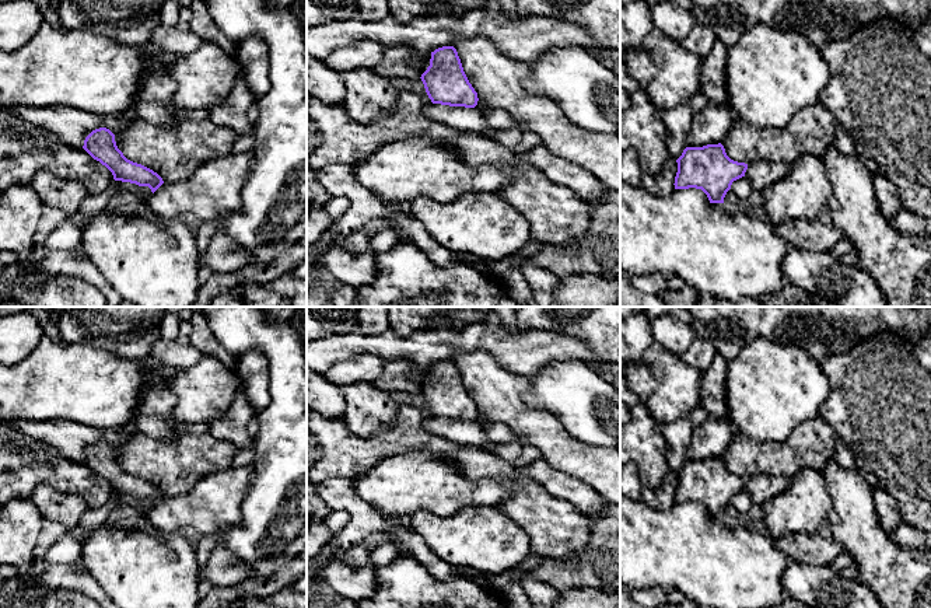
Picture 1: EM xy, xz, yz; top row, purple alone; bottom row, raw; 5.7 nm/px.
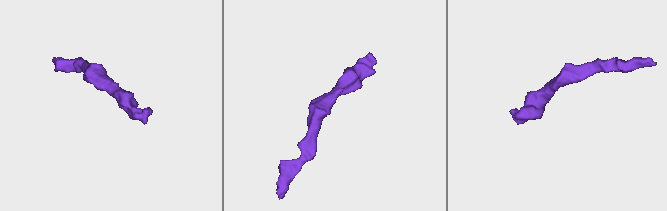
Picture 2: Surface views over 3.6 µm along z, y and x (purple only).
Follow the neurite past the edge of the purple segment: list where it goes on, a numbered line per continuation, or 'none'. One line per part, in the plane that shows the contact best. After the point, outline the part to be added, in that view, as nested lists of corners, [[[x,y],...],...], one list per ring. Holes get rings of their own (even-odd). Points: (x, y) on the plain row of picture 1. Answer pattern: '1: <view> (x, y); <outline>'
none

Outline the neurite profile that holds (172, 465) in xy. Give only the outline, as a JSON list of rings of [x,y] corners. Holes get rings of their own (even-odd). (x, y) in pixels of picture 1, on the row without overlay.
[[[132,429],[129,440],[115,448],[116,460],[127,474],[153,483],[165,497],[183,496],[200,478],[231,468],[237,452],[234,444],[216,438],[210,433],[162,440],[153,438],[137,429]]]

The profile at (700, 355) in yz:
[[[697,338],[689,346],[689,349],[680,354],[680,359],[686,364],[689,364],[700,371],[704,371],[713,364],[714,356],[717,353],[718,352],[714,347],[713,342],[710,342],[707,339]]]

